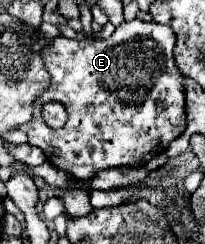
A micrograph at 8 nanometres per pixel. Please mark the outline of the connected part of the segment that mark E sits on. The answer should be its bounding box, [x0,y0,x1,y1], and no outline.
[18,22,186,180]

